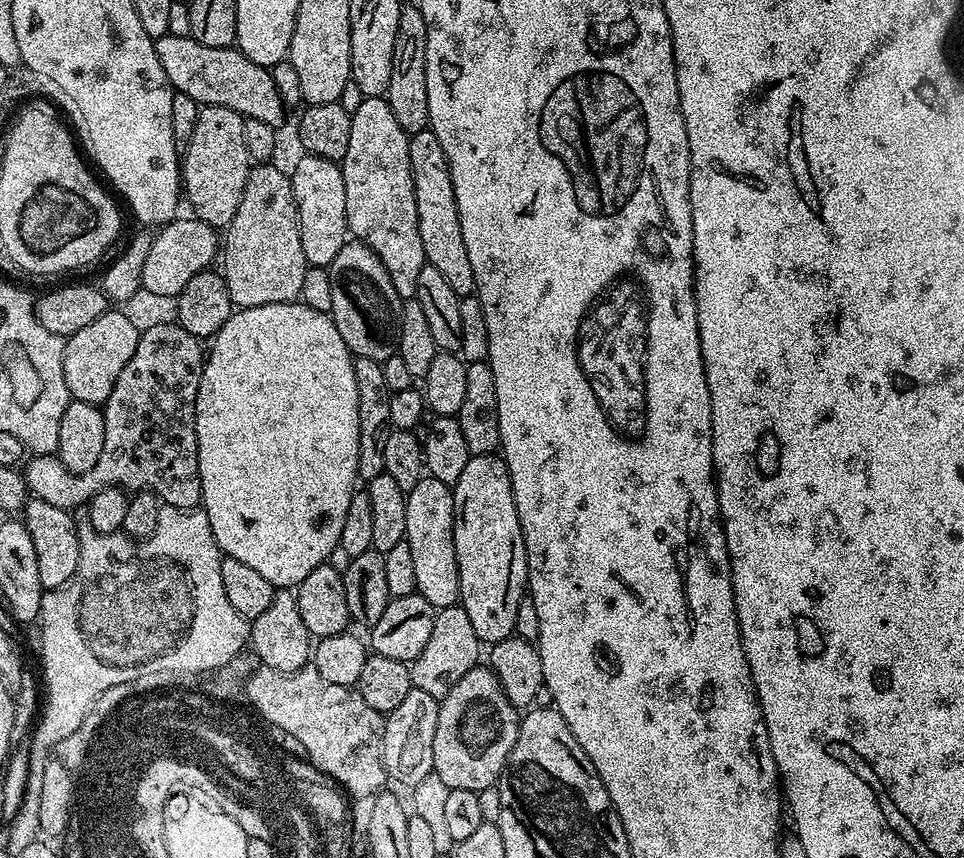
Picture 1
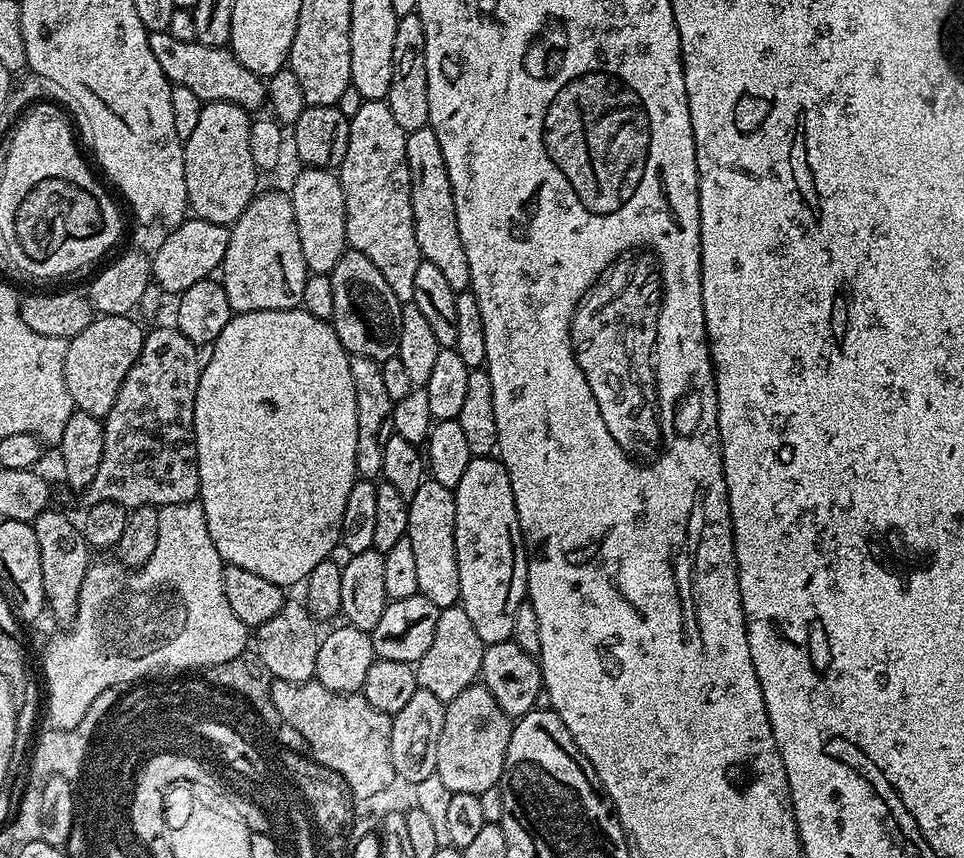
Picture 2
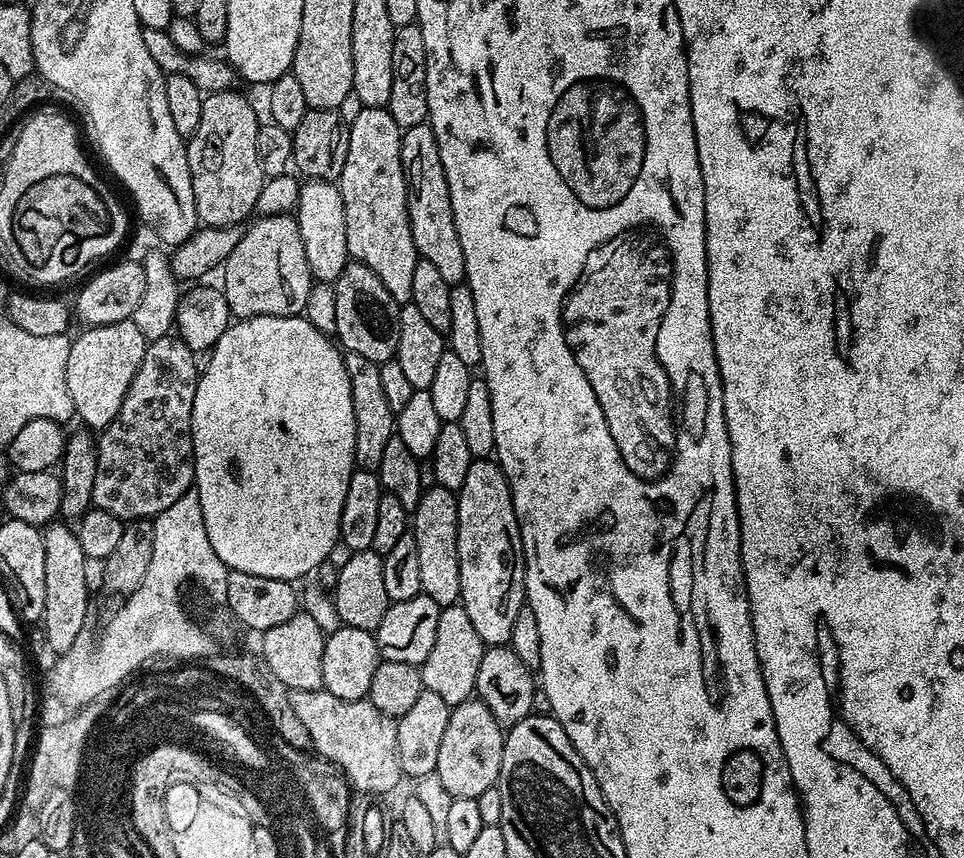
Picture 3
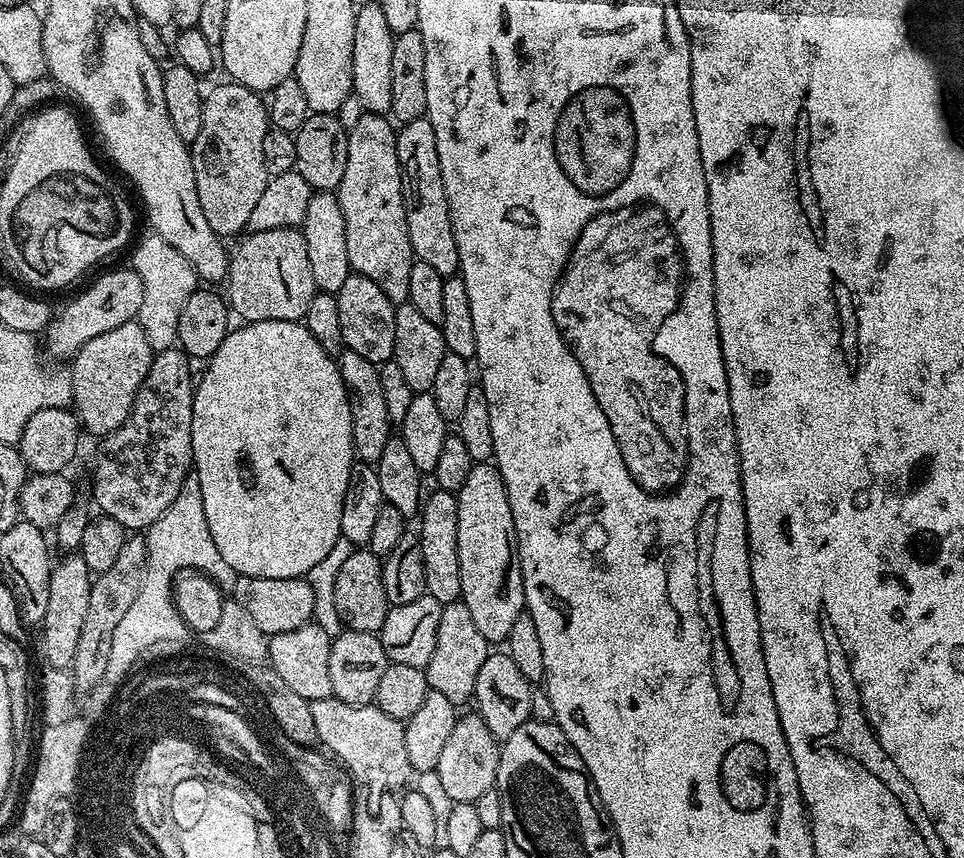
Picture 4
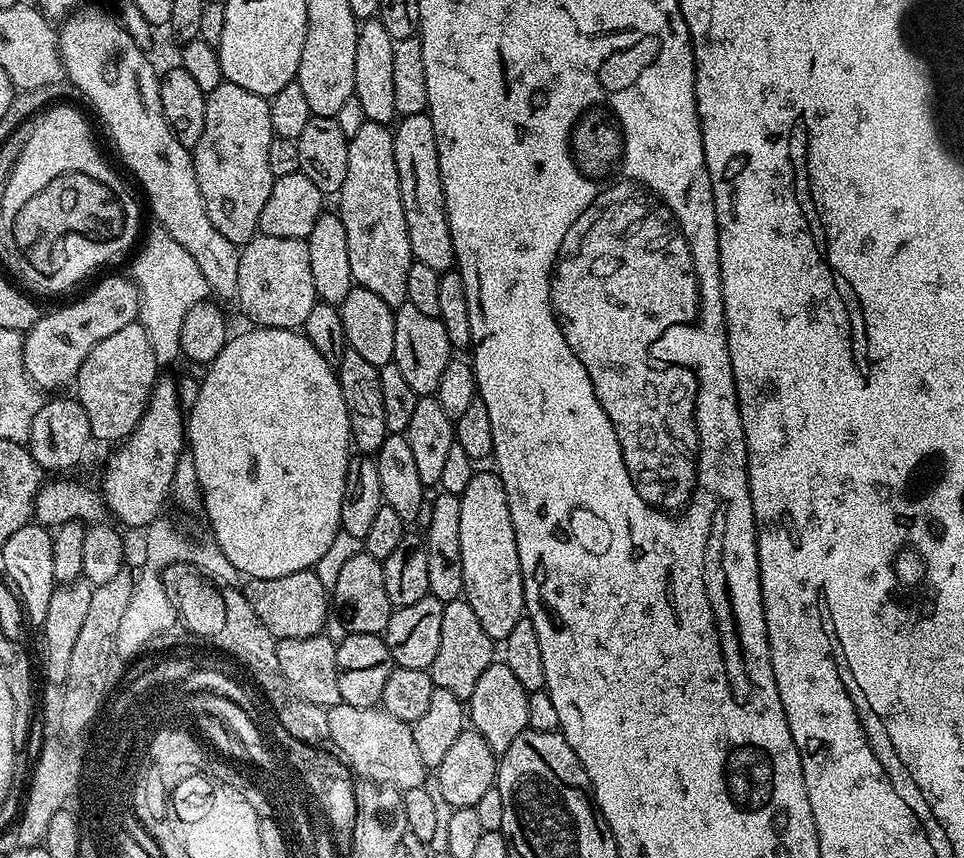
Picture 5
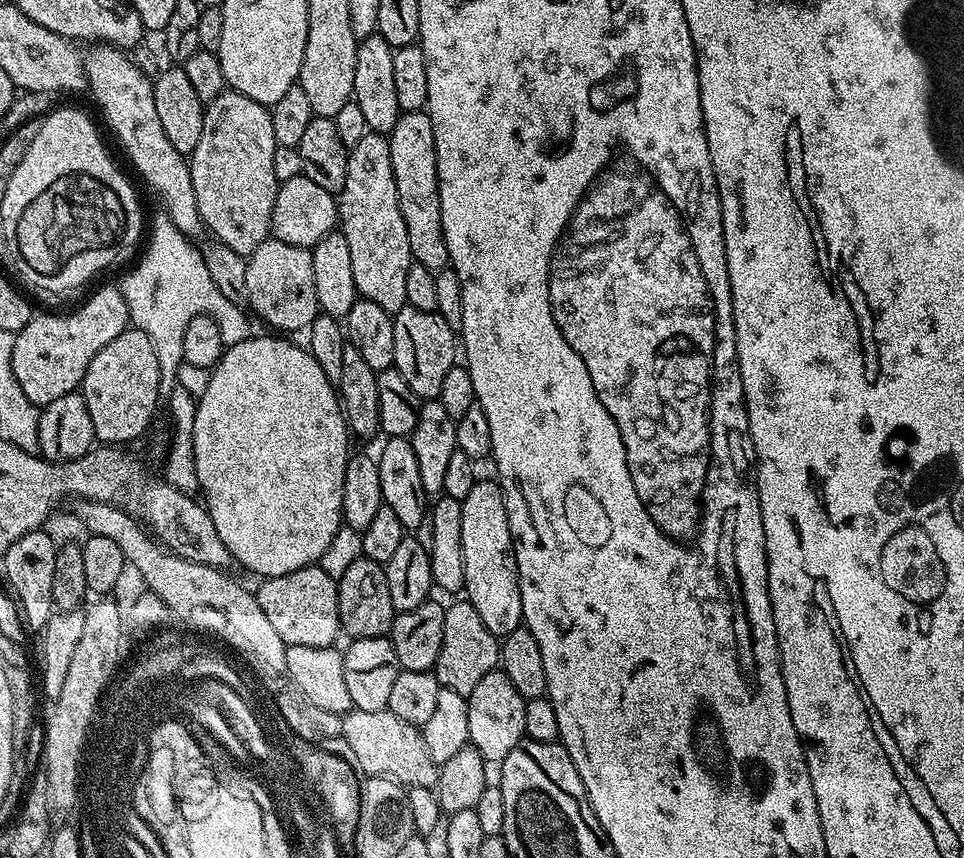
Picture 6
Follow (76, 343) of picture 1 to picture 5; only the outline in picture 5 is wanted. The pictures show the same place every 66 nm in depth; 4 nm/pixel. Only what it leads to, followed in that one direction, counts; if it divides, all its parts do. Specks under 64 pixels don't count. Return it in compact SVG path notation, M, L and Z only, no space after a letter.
M137 322L122 326L122 330L110 334L110 338L102 338L102 342L86 354L86 362L82 362L74 381L74 396L82 410L86 410L86 418L90 418L93 441L123 442L138 426L158 379L156 352L146 330Z

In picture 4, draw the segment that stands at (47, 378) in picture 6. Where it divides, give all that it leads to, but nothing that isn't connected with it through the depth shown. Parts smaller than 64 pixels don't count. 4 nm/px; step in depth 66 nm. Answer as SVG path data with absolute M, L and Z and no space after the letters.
M131 266L116 268L113 272L104 272L85 292L80 292L64 309L53 315L51 324L46 329L48 336L48 352L56 362L68 362L90 338L98 338L98 334L106 334L106 330L114 330L114 326L122 326L127 320L136 320L142 306L142 278Z

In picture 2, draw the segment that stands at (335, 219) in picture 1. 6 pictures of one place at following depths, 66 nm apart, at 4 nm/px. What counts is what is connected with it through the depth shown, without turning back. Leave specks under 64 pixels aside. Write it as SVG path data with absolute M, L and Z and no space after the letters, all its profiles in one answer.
M305 167L290 187L294 218L298 222L298 242L302 242L302 258L306 258L309 273L327 276L338 266L338 258L346 250L346 216L344 214L344 191L340 177L326 168Z

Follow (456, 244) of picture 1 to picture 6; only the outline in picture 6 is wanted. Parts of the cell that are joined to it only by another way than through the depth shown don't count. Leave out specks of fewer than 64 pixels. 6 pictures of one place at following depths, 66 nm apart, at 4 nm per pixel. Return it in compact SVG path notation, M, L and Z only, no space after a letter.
M427 111L401 112L394 130L388 136L390 162L394 166L394 186L398 190L398 206L402 210L402 222L406 222L406 238L410 238L410 254L415 263L426 266L432 272L449 267L446 238L442 234L442 202L438 194L438 166L436 165L436 139L434 126Z

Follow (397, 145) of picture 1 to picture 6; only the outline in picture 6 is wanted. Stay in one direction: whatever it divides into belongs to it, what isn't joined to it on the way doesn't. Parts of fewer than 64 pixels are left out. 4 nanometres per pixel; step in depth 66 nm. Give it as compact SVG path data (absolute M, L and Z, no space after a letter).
M368 130L365 136L348 153L348 169L346 170L346 186L338 193L339 219L338 230L346 238L346 243L350 245L350 263L354 269L354 286L357 293L363 299L375 302L377 306L382 306L382 310L395 313L402 310L408 303L406 298L406 274L410 271L410 266L414 263L410 254L410 238L406 238L406 222L402 222L402 210L398 206L398 190L394 186L394 166L390 162L390 146L388 145L388 136L379 132Z

